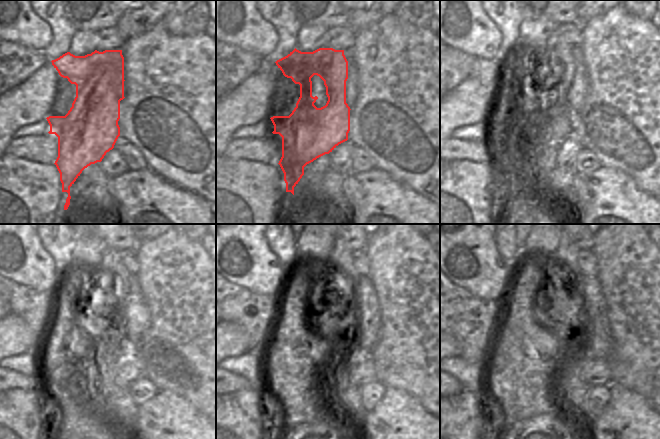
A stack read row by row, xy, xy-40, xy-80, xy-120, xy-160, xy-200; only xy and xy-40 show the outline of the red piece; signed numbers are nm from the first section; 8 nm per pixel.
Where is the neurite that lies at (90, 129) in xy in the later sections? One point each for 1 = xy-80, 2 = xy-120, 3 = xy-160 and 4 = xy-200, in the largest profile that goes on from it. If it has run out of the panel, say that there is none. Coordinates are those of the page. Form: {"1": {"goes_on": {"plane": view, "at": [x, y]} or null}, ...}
{"1": {"goes_on": {"plane": "xy-80", "at": [554, 123]}}, "2": {"goes_on": {"plane": "xy-120", "at": [111, 270]}}, "3": {"goes_on": {"plane": "xy-160", "at": [339, 263]}}, "4": {"goes_on": {"plane": "xy-200", "at": [566, 255]}}}

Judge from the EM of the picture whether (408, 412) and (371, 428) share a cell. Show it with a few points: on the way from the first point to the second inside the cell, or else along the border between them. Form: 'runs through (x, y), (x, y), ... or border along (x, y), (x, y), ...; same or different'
runs through (399, 421), (392, 428), (380, 428); same

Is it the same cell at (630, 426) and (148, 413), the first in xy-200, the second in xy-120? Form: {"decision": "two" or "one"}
{"decision": "one"}

